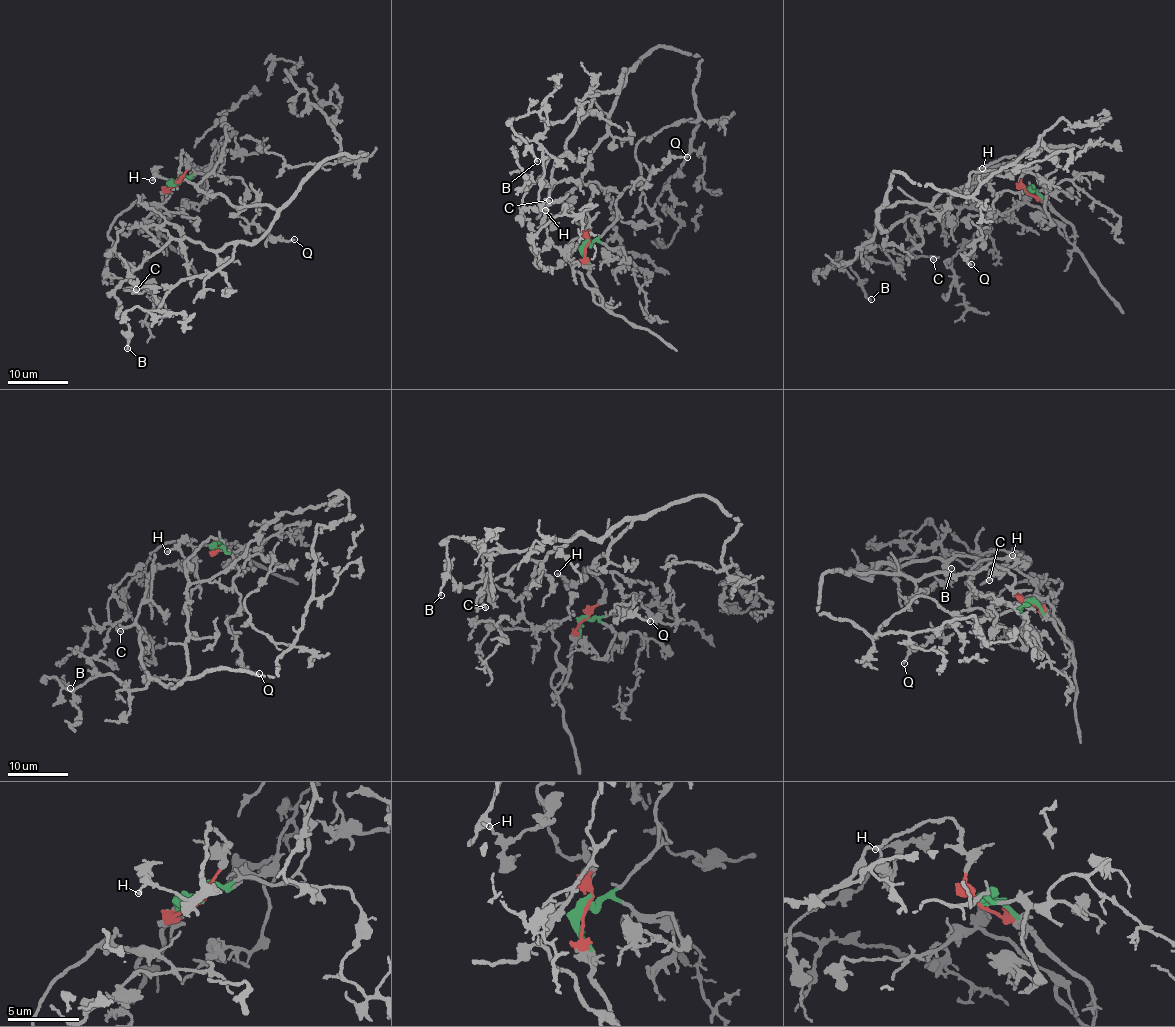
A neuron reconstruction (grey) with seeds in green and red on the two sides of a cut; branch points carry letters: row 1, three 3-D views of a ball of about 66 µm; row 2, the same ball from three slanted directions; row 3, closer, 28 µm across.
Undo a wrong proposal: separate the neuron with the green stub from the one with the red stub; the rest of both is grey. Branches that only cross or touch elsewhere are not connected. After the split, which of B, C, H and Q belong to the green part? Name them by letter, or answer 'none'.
Q

